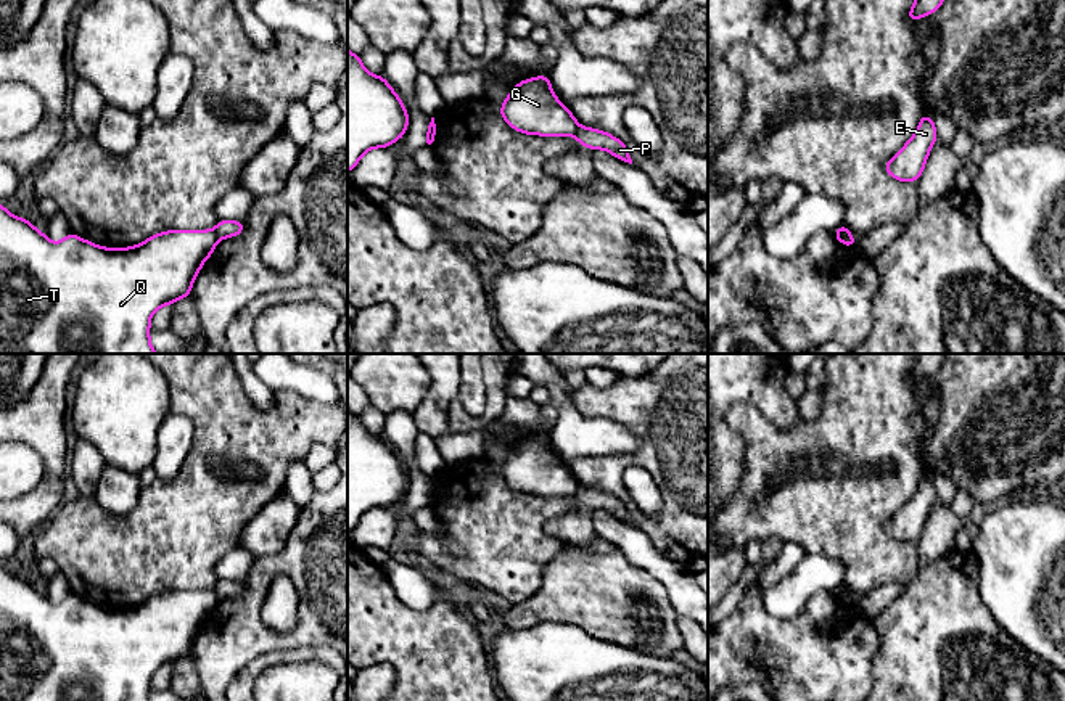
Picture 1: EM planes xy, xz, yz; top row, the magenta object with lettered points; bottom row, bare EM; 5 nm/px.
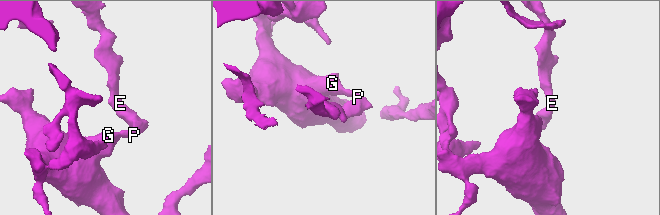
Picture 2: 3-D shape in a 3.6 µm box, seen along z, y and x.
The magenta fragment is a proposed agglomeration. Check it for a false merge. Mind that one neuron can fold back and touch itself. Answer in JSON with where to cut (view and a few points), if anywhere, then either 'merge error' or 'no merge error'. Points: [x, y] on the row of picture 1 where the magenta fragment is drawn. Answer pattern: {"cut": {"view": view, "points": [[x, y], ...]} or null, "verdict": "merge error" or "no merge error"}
{"cut": {"view": "xz", "points": [[579, 126], [573, 135]]}, "verdict": "merge error"}

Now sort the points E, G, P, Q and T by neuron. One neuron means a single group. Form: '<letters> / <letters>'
E P / G Q T

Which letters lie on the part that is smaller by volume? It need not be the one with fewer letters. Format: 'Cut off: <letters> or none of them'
Cut off: E, P

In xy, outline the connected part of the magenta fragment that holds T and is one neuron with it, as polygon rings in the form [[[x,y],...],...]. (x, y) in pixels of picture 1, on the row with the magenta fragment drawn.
[[[0,204],[0,354],[158,354],[150,344],[153,314],[190,296],[217,241],[216,230],[171,230],[117,249],[97,246],[74,233],[51,243],[31,222]]]

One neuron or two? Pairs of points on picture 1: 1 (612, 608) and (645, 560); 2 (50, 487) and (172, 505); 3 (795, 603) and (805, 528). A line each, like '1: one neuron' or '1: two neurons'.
1: two neurons
2: two neurons
3: two neurons

